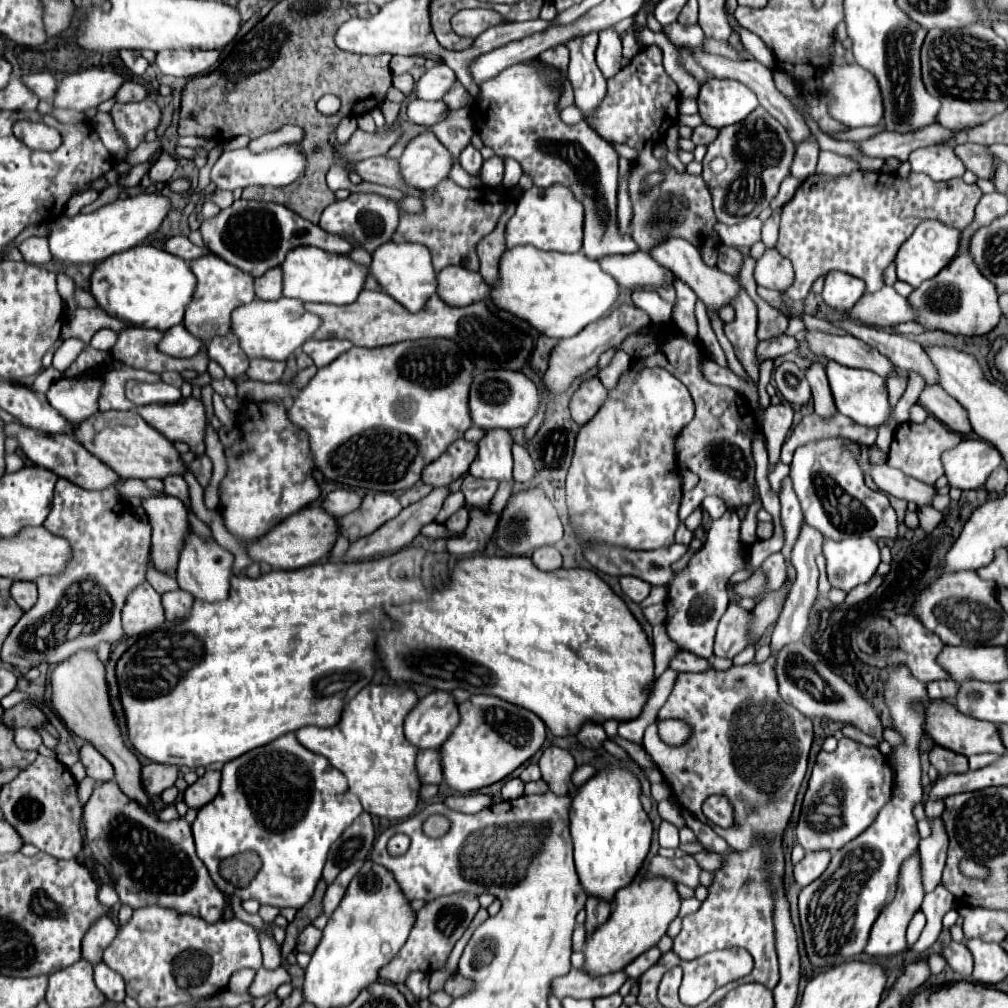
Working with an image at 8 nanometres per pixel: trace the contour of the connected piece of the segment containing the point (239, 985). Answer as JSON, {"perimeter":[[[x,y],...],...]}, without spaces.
{"perimeter":[[[240,969],[240,971],[236,971],[232,975],[230,983],[228,983],[228,989],[232,993],[246,993],[246,989],[250,987],[250,983],[254,981],[254,975],[256,975],[256,971],[252,971],[252,969]]]}

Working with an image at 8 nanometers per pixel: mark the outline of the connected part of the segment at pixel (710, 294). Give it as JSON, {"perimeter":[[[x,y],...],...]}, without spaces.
{"perimeter":[[[684,239],[664,241],[662,245],[654,247],[654,249],[650,251],[650,255],[652,255],[660,265],[664,265],[664,267],[672,269],[676,275],[680,275],[680,279],[682,279],[682,281],[698,295],[698,299],[706,305],[706,311],[708,311],[708,313],[718,315],[718,311],[720,311],[722,307],[730,305],[732,299],[736,299],[738,293],[740,293],[740,283],[738,283],[738,279],[736,279],[734,275],[724,273],[724,271],[720,271],[718,267],[708,267],[708,265],[702,261],[700,251],[698,251],[692,243],[688,243],[688,241],[684,241]]]}

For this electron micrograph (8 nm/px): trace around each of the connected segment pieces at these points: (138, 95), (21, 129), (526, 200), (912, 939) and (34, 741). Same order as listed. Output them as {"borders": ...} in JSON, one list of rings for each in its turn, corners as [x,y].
{"borders":[[[[126,81],[120,91],[116,93],[116,99],[120,103],[130,103],[130,101],[142,101],[150,95],[150,91],[146,89],[146,85],[142,83],[134,83],[134,81]]],[[[18,121],[14,125],[14,135],[34,151],[54,151],[62,143],[62,137],[56,129],[34,121]]],[[[556,183],[554,187],[530,187],[518,199],[518,209],[506,225],[506,245],[534,245],[544,251],[576,253],[582,247],[582,227],[584,227],[584,207],[568,191],[568,187]]],[[[916,911],[916,915],[912,917],[912,921],[910,921],[910,925],[908,925],[908,931],[906,931],[908,947],[912,947],[912,945],[918,941],[918,937],[920,937],[924,925],[926,925],[926,917],[924,917],[924,913],[922,913],[922,911]]],[[[20,727],[16,729],[16,745],[20,749],[38,749],[42,745],[42,737],[36,729],[28,729],[28,727]]]]}

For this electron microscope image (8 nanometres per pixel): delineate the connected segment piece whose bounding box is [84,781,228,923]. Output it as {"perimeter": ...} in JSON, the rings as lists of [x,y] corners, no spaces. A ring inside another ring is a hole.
{"perimeter":[[[106,781],[96,785],[84,805],[84,823],[90,849],[94,857],[108,867],[122,903],[134,909],[160,905],[182,915],[200,917],[206,923],[222,919],[228,905],[226,895],[216,889],[204,863],[200,863],[186,819],[180,817],[164,823],[122,795],[116,781]]]}

